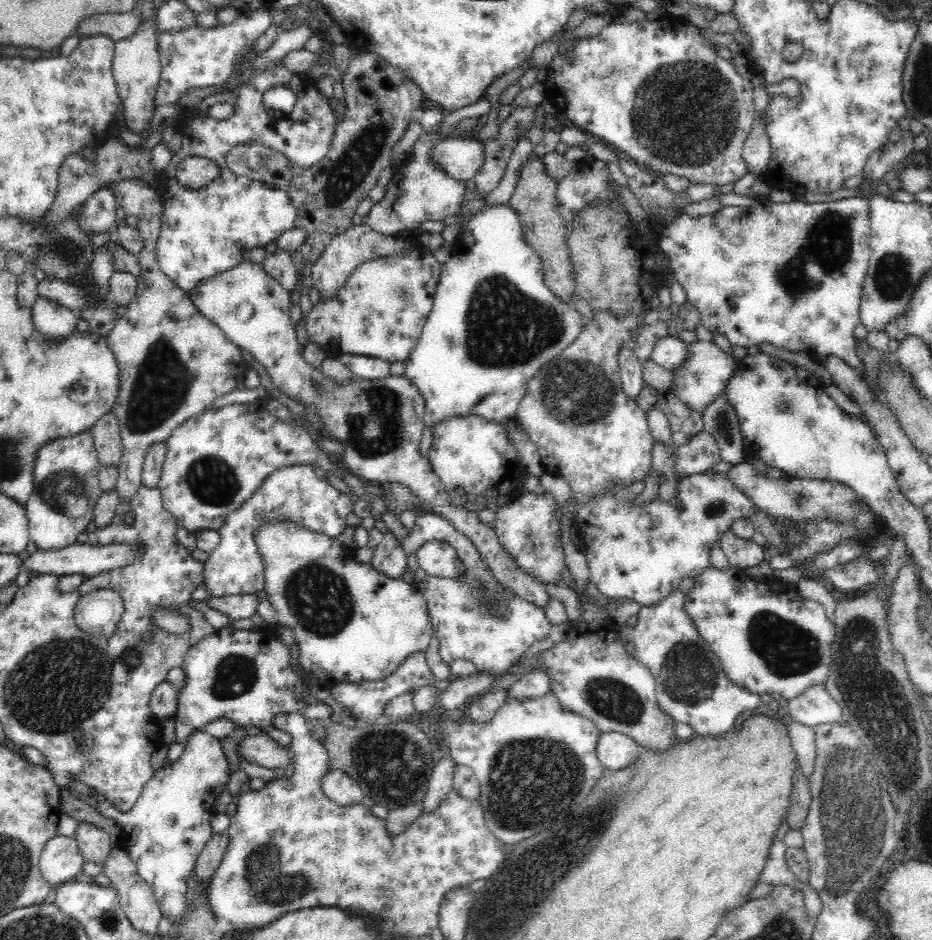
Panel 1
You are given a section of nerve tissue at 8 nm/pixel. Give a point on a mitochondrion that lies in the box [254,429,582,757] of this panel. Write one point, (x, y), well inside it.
(320, 601)

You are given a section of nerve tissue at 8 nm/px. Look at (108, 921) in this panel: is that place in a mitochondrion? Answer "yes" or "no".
yes

